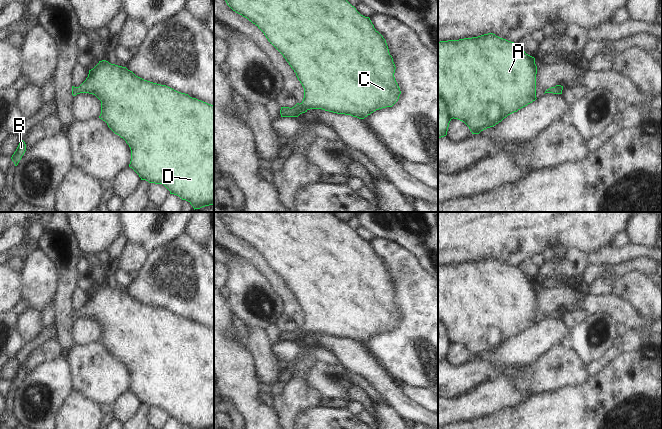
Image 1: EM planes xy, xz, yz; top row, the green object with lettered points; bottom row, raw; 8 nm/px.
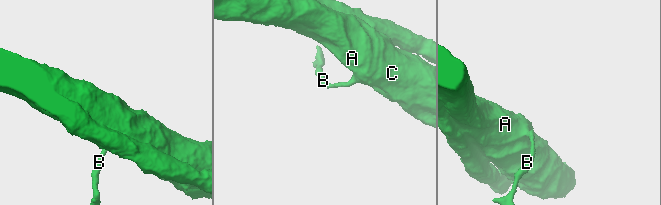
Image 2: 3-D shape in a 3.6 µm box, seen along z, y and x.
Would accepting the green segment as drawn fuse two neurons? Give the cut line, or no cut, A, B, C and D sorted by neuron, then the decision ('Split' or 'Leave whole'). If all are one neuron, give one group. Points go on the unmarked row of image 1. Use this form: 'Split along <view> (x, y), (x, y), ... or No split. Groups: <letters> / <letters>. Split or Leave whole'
No split. Groups: A B C D. Leave whole

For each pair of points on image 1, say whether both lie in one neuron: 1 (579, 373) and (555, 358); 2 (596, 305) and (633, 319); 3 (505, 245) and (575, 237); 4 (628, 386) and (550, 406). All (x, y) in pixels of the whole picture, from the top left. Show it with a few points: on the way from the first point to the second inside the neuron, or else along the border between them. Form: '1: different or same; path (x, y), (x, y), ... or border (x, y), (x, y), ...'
1: same; path (573, 371), (561, 362)
2: same; path (605, 305), (615, 305), (624, 313)
3: same; path (522, 237), (558, 237)
4: same; path (609, 392), (592, 404), (569, 406)

